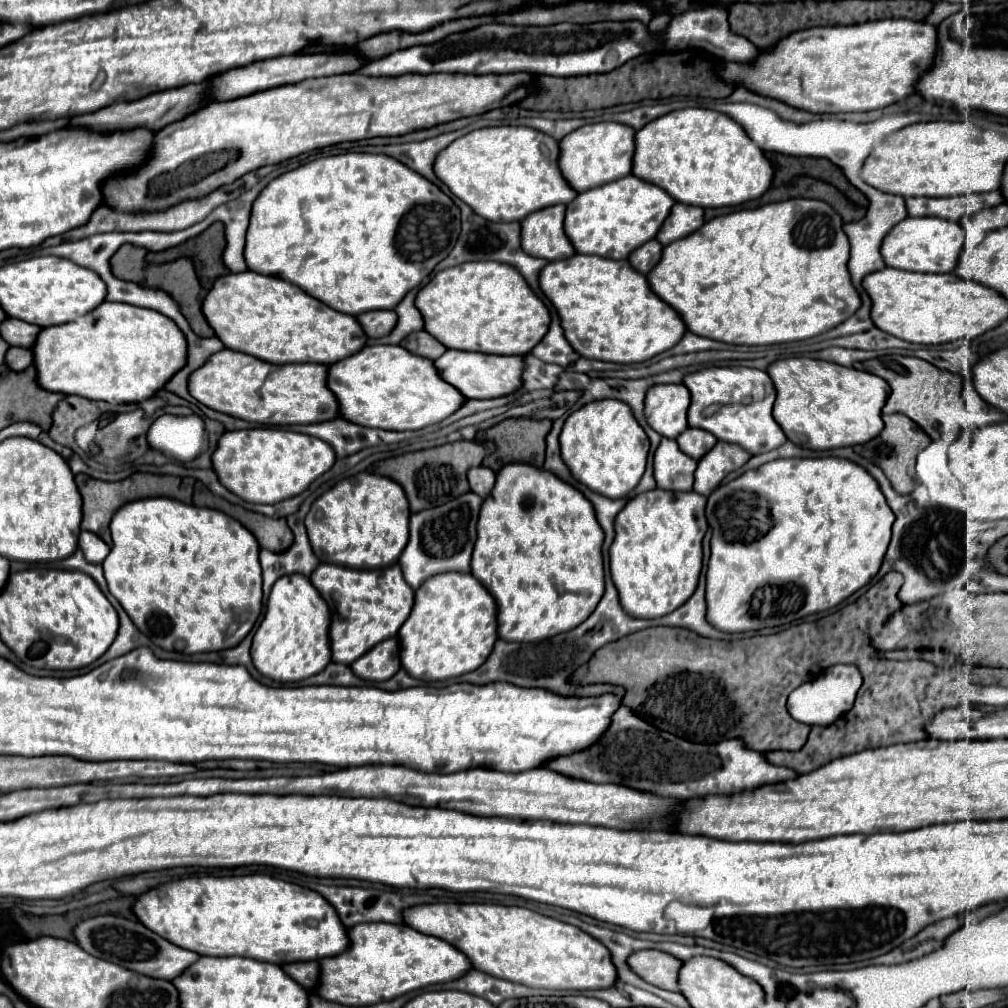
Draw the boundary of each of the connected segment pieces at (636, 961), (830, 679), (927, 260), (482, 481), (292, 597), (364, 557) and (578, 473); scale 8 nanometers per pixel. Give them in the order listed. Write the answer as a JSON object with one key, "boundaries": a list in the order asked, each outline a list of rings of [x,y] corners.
{"boundaries":[[[[644,949],[636,951],[630,957],[630,967],[648,983],[668,989],[668,991],[680,991],[678,985],[678,973],[684,963],[676,959],[674,955],[668,955],[664,951],[656,949]]],[[[834,665],[826,669],[818,679],[804,683],[802,687],[790,693],[788,713],[796,721],[806,723],[806,725],[830,725],[836,717],[852,709],[862,682],[861,673],[855,665]]],[[[908,217],[898,223],[882,243],[882,255],[888,267],[918,273],[952,273],[964,249],[964,227],[958,221],[940,217]]],[[[474,467],[474,469],[468,471],[468,483],[470,483],[472,493],[480,495],[482,499],[486,499],[490,495],[490,491],[494,489],[496,475],[488,467]]],[[[304,575],[280,577],[270,591],[260,627],[252,639],[252,661],[260,675],[294,683],[320,673],[330,663],[330,609]]],[[[358,473],[340,481],[312,503],[312,509],[306,515],[306,529],[314,555],[322,563],[374,569],[398,561],[400,551],[408,543],[408,521],[408,499],[398,483],[388,477]]],[[[594,401],[574,411],[560,433],[560,455],[574,479],[608,499],[626,497],[642,479],[650,441],[626,403]]]]}

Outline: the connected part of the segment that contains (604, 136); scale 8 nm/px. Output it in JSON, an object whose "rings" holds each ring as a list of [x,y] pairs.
{"rings":[[[602,121],[584,125],[570,135],[566,135],[560,141],[562,147],[562,159],[560,167],[566,175],[570,187],[574,187],[578,193],[604,185],[614,179],[622,179],[632,173],[632,157],[634,157],[634,135],[636,131],[628,125],[614,123],[614,121]]]}

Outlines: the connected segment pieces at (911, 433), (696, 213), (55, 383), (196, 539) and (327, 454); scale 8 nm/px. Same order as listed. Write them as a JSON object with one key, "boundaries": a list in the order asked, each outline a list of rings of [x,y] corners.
{"boundaries":[[[[900,413],[882,415],[882,419],[884,419],[882,433],[862,447],[862,455],[868,457],[874,465],[878,465],[884,471],[884,475],[892,483],[894,491],[910,493],[916,485],[916,479],[914,479],[916,455],[930,443],[930,437],[918,425],[914,425],[914,421],[910,421],[908,417],[904,417]]],[[[676,203],[672,207],[672,213],[668,215],[666,223],[658,231],[656,239],[662,245],[668,245],[674,239],[682,239],[682,237],[694,233],[698,227],[702,227],[702,223],[704,223],[704,209],[702,207]]],[[[110,301],[76,321],[42,329],[32,351],[40,387],[114,405],[152,399],[188,359],[186,335],[172,319],[154,309]]],[[[154,497],[154,499],[138,499],[138,501],[130,501],[126,505],[122,505],[116,515],[112,517],[110,523],[110,531],[112,531],[112,551],[108,555],[108,559],[104,561],[104,577],[108,581],[108,589],[110,593],[118,599],[118,603],[124,607],[124,611],[130,615],[132,623],[150,637],[150,641],[162,649],[168,651],[180,651],[180,653],[204,653],[204,651],[222,651],[222,649],[230,649],[236,647],[254,627],[260,609],[262,609],[262,573],[260,573],[260,563],[258,563],[258,543],[254,539],[254,535],[250,535],[250,531],[246,531],[246,527],[242,527],[236,519],[228,517],[222,511],[216,509],[208,509],[208,507],[194,507],[194,505],[186,505],[182,501],[176,499],[168,499],[168,497]]],[[[274,427],[228,431],[220,437],[218,449],[212,455],[214,471],[226,489],[248,503],[268,505],[306,491],[312,481],[316,481],[334,465],[334,461],[336,453],[326,441]]]]}

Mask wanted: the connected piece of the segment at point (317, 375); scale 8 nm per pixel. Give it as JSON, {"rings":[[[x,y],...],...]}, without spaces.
{"rings":[[[224,349],[192,373],[190,393],[210,409],[262,425],[322,423],[340,417],[336,395],[328,389],[328,365],[274,365],[248,353]]]}

